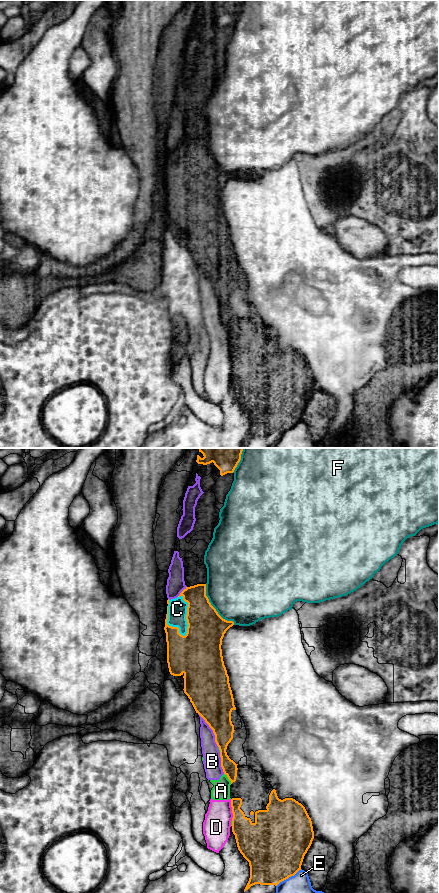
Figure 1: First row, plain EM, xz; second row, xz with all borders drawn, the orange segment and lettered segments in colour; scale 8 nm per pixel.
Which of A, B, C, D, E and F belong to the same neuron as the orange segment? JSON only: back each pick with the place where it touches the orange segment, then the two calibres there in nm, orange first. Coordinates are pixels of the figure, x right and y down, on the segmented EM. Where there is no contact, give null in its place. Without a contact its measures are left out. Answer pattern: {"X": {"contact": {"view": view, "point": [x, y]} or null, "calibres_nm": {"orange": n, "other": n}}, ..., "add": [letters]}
{"C": {"contact": {"view": "xz", "point": [186, 616]}, "calibres_nm": {"orange": 300, "other": 160}}, "add": ["C"]}

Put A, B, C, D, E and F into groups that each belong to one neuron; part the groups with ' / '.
A B D / C / E / F

